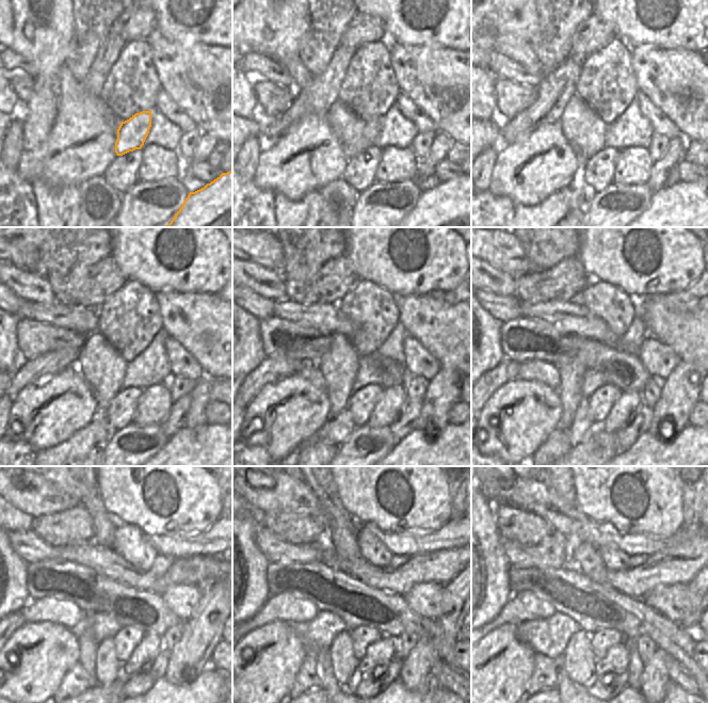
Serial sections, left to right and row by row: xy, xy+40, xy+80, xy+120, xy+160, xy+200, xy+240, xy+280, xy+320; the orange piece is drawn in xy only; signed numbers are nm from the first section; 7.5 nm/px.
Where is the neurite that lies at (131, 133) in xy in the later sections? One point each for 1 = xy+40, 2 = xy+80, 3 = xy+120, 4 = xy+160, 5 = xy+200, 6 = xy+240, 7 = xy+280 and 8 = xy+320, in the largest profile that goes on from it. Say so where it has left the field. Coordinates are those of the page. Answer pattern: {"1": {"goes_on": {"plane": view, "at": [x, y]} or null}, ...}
{"1": {"goes_on": {"plane": "xy+40", "at": [341, 118]}}, "2": {"goes_on": {"plane": "xy+80", "at": [577, 117]}}, "3": {"goes_on": {"plane": "xy+120", "at": [97, 356]}}, "4": {"goes_on": {"plane": "xy+160", "at": [341, 356]}}, "5": {"goes_on": {"plane": "xy+200", "at": [569, 368]}}, "6": {"goes_on": {"plane": "xy+240", "at": [87, 645]}}, "7": {"goes_on": {"plane": "xy+280", "at": [323, 666]}}, "8": {"goes_on": {"plane": "xy+320", "at": [564, 683]}}}

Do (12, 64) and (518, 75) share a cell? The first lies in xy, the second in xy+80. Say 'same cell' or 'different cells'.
same cell

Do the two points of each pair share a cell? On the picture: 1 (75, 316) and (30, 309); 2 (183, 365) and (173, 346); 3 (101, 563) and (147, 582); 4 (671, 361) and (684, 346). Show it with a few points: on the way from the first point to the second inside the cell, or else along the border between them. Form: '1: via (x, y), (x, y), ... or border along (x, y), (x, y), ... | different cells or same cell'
1: via (64, 316), (60, 313), (41, 313) | same cell
2: via (181, 361), (174, 350) | same cell
3: via (113, 566), (135, 578) | same cell
4: border along (656, 339), (665, 344), (680, 360) | different cells

